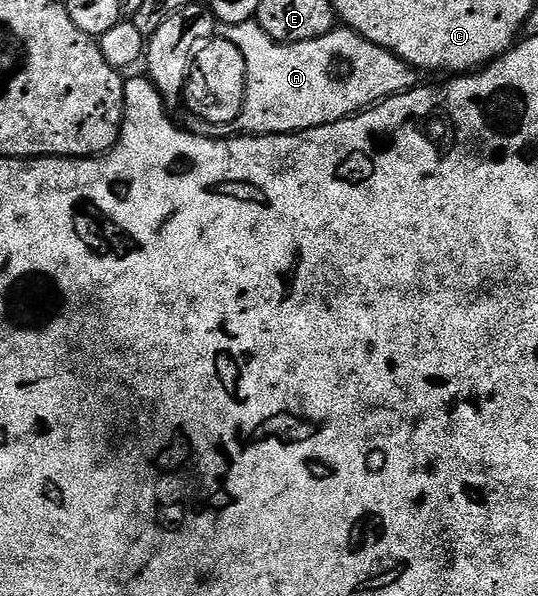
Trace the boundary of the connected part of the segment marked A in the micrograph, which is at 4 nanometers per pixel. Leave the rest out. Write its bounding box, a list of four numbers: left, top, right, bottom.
[223,22,419,136]

